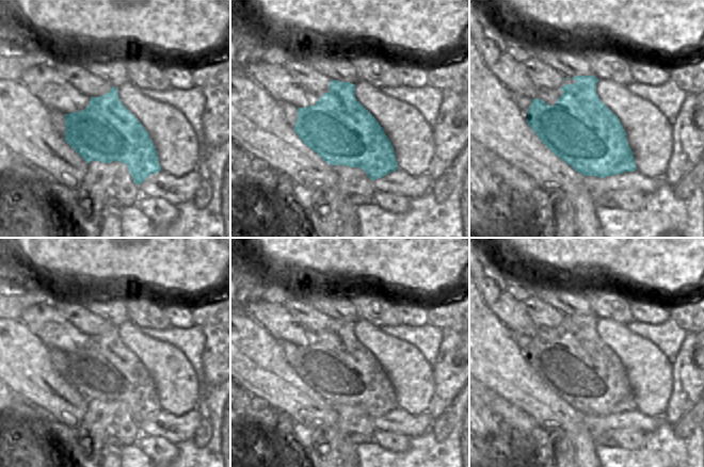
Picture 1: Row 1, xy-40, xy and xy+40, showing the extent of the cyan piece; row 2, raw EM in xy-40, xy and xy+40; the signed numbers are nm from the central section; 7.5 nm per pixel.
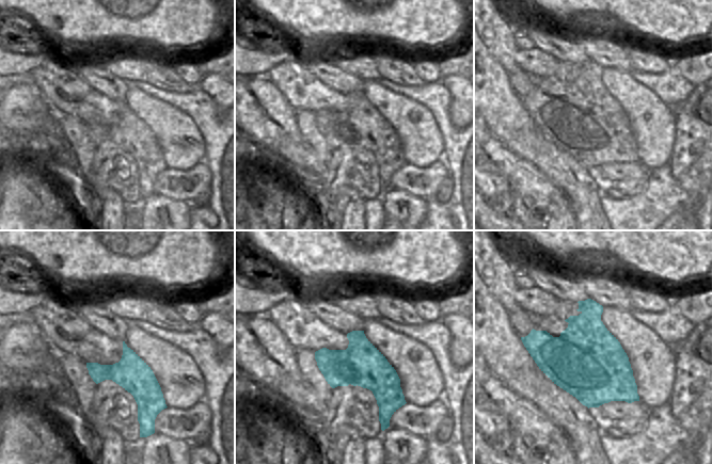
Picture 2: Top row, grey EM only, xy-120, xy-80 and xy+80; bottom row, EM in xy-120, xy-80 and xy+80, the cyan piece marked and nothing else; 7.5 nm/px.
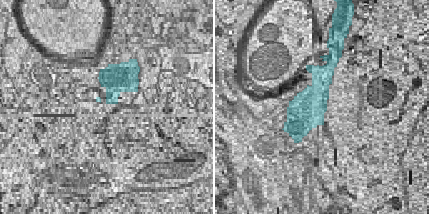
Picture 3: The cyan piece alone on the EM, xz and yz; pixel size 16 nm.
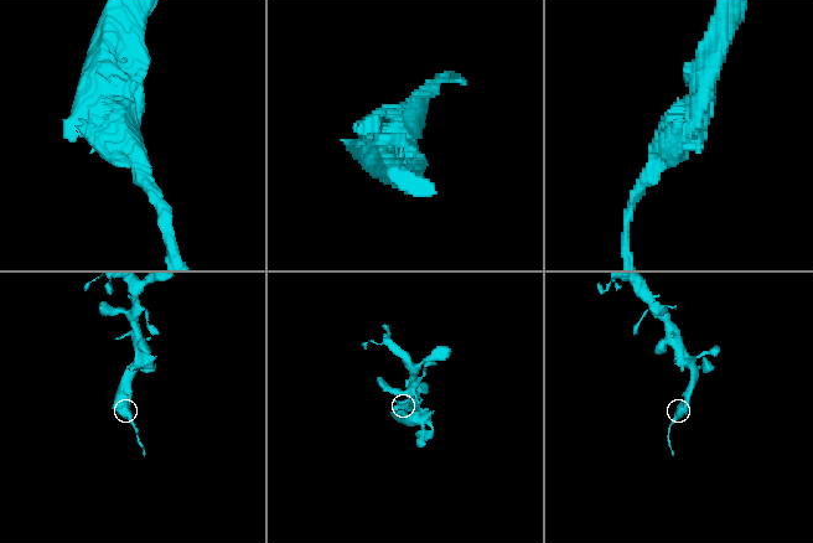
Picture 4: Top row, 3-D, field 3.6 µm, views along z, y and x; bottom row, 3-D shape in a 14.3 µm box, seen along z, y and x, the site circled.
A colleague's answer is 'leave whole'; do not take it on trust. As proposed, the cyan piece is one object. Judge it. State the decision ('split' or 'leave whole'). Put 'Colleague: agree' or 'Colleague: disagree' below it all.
split
Colleague: disagree

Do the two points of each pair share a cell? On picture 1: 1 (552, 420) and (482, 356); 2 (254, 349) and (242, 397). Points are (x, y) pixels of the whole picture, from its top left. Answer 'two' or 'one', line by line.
1: one
2: two

